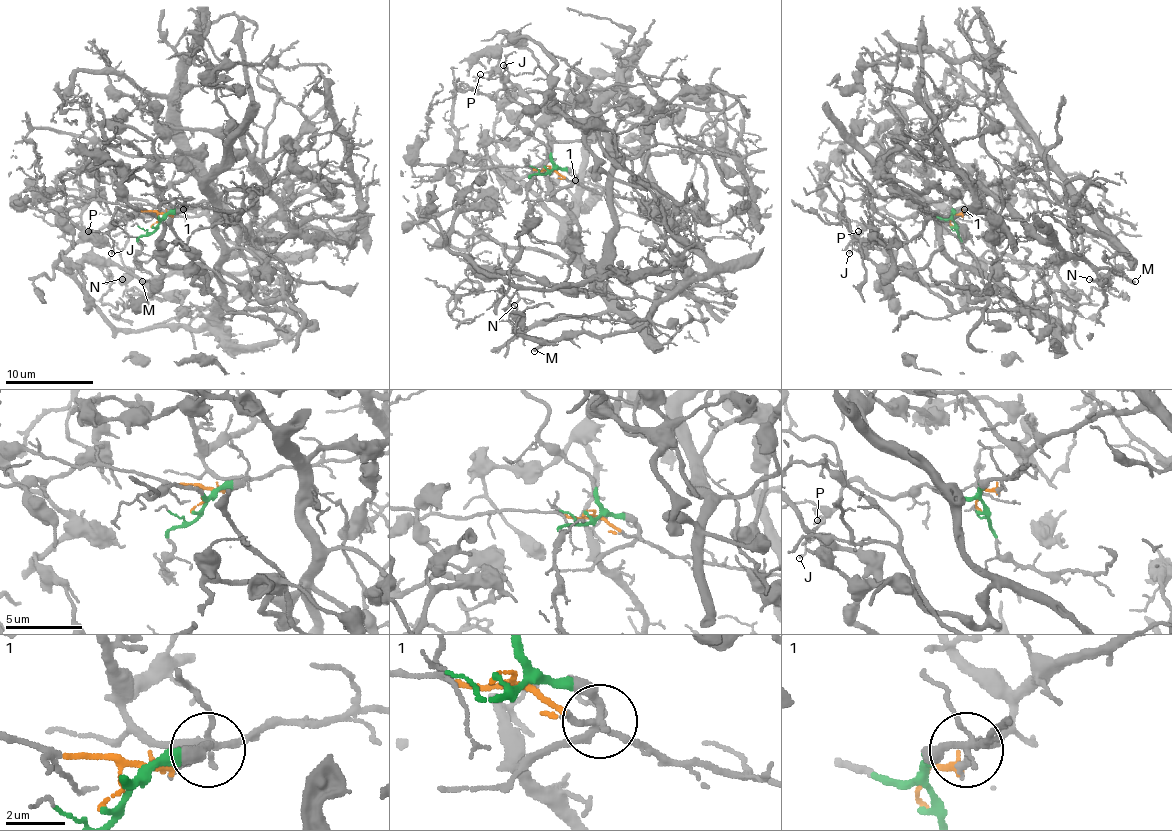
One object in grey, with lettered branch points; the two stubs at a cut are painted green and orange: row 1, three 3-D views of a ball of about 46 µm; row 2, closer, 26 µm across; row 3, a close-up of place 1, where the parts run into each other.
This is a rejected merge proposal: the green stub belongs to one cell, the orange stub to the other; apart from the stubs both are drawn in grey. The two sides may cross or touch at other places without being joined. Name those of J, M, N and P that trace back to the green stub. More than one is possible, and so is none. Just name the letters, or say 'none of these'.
J, P

